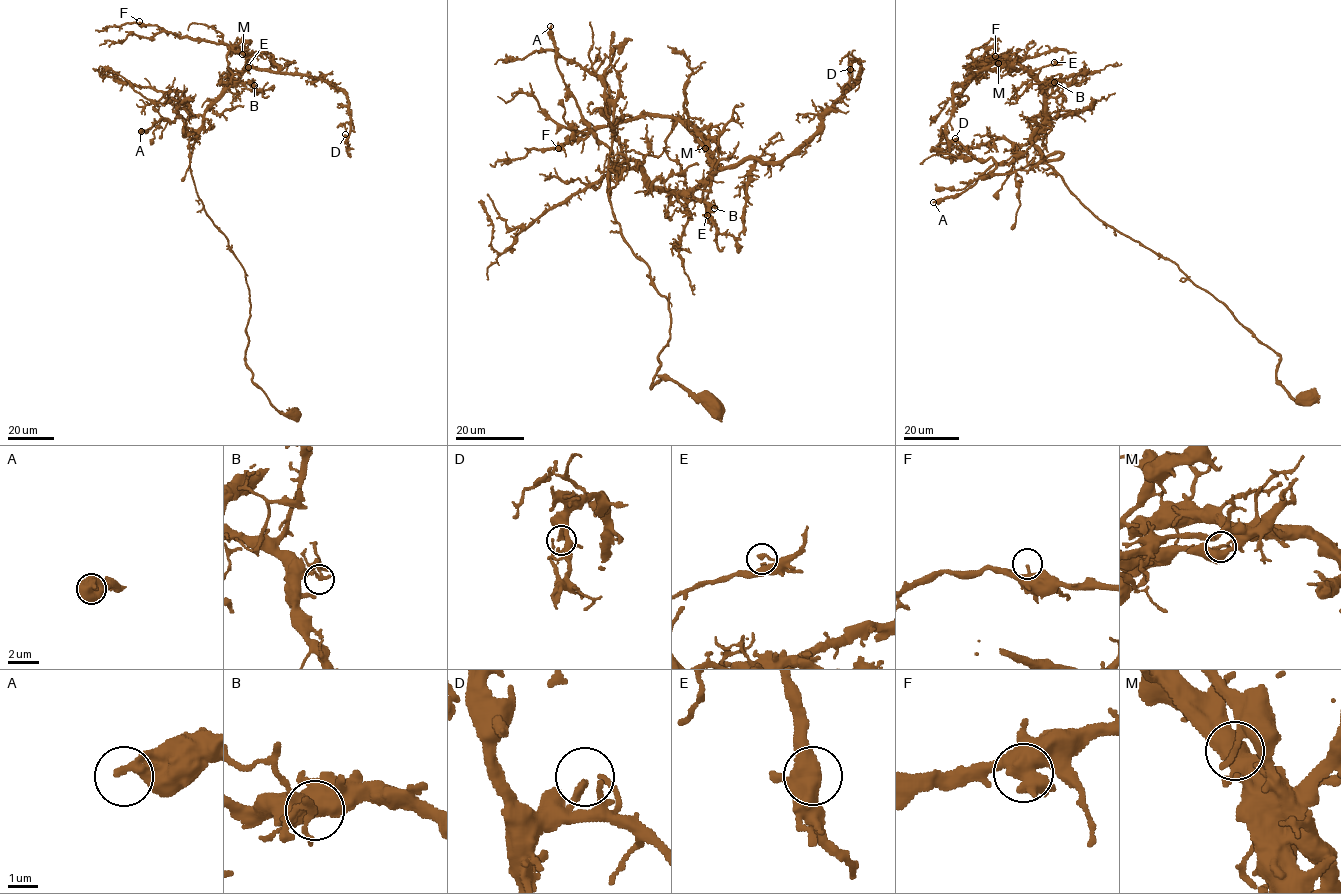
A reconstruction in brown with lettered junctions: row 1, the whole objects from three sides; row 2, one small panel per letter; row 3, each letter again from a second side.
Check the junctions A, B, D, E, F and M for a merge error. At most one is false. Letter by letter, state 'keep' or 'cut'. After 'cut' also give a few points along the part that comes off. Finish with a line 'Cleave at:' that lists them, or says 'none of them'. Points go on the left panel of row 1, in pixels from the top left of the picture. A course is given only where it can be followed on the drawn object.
A: keep
B: keep
D: keep
E: keep
F: keep
M: cut; course (242, 54), (232, 52), (232, 47), (241, 41), (249, 41), (247, 43)
Cleave at: M

